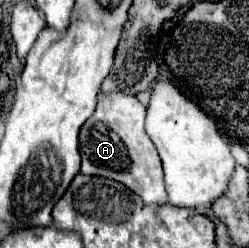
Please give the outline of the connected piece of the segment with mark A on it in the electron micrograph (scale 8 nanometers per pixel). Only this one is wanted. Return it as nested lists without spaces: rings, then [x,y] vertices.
[[[121,92],[99,94],[99,104],[93,116],[85,122],[79,134],[81,172],[89,176],[103,176],[125,184],[131,192],[141,196],[145,204],[167,204],[163,186],[163,170],[159,154],[145,132],[147,108],[135,98]]]

